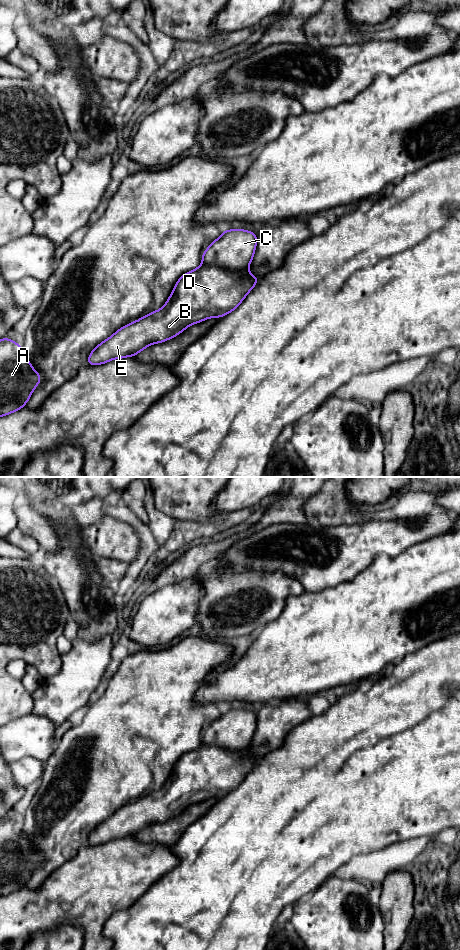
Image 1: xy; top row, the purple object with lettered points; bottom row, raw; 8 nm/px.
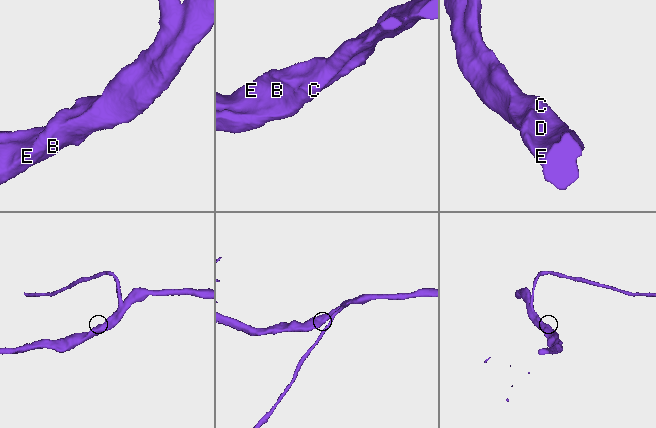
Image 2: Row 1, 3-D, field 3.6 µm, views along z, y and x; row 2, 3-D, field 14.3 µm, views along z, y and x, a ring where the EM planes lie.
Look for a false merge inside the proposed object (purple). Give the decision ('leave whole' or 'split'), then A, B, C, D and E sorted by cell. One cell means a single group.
leave whole | A B C D E

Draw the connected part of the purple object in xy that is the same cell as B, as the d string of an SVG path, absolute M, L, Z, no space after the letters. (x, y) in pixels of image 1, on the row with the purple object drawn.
M243 229L223 230L221 236L214 240L202 253L202 264L179 278L170 297L161 309L153 311L139 320L121 327L108 339L98 344L91 351L87 360L87 365L101 365L113 359L136 356L139 352L152 344L165 342L178 336L187 327L193 324L212 317L217 317L219 319L235 310L247 294L255 287L259 279L259 277L252 275L248 271L248 266L252 262L256 246L257 234L254 232Z

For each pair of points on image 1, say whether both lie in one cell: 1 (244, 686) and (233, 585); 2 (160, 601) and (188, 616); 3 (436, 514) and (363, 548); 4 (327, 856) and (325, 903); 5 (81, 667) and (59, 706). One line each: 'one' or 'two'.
1: two
2: one
3: one
4: two
5: one

